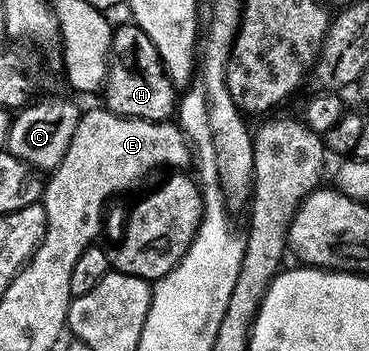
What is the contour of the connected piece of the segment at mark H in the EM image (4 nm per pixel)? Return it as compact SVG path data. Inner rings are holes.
M127 22L114 33L114 55L110 78L104 89L105 96L105 107L129 120L147 120L161 124L173 121L179 111L180 92L166 73L166 63L158 53L158 47L133 22Z

